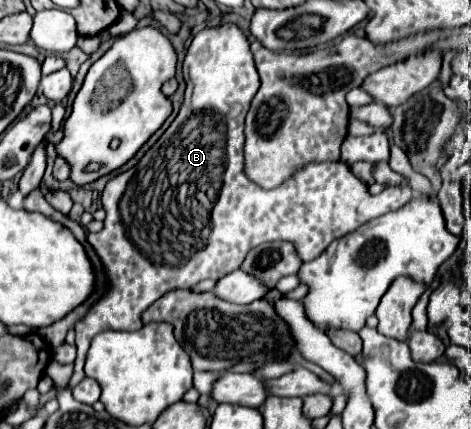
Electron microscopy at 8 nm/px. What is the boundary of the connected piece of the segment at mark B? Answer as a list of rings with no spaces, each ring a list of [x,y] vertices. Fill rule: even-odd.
[[[236,24],[204,28],[198,32],[186,50],[182,74],[186,80],[186,94],[176,120],[144,154],[136,168],[114,176],[102,192],[102,206],[106,210],[104,230],[88,236],[88,242],[102,262],[108,290],[90,306],[86,316],[76,322],[78,356],[68,388],[74,388],[86,376],[84,358],[96,334],[106,330],[140,330],[142,312],[166,292],[190,288],[206,278],[220,280],[240,268],[250,248],[264,242],[292,242],[302,262],[314,260],[332,240],[360,228],[368,220],[402,208],[412,199],[412,190],[407,185],[388,186],[372,196],[368,186],[360,182],[344,162],[304,164],[304,168],[296,170],[296,174],[284,180],[280,188],[272,190],[264,190],[250,182],[242,170],[244,118],[260,88],[260,76],[254,66],[250,44]]]

